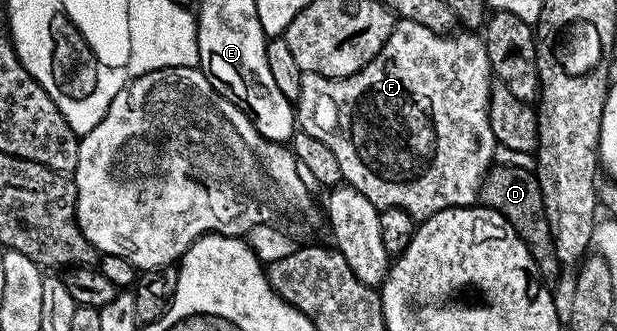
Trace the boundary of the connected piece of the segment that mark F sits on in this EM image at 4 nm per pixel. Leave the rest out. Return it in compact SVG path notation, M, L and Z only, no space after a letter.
M397 20L390 39L386 39L382 51L378 51L378 55L374 55L374 59L370 59L370 63L366 63L362 71L349 77L323 77L317 73L304 74L300 97L294 103L299 132L314 135L314 139L322 139L322 143L326 143L326 147L334 151L334 156L338 159L338 167L342 167L343 180L352 188L362 191L362 195L366 195L366 199L370 199L370 203L374 203L374 207L378 210L401 209L411 217L423 219L432 217L443 209L463 209L477 204L481 180L484 174L492 168L498 148L488 114L488 104L492 102L494 78L490 59L486 55L483 36L472 31L459 32L445 35L430 31L430 27L422 27L422 23Z

